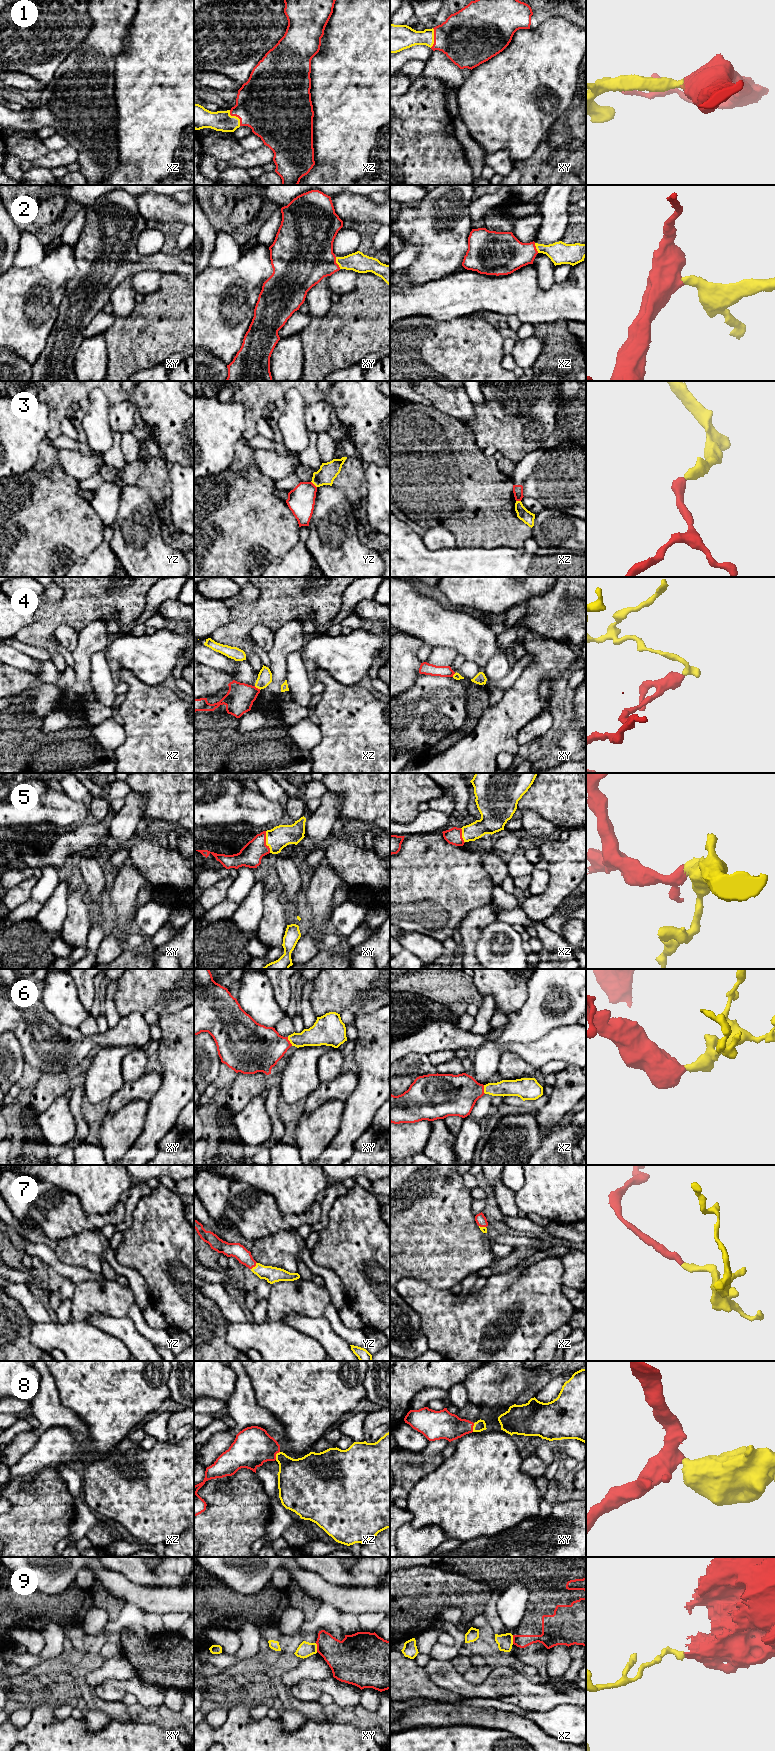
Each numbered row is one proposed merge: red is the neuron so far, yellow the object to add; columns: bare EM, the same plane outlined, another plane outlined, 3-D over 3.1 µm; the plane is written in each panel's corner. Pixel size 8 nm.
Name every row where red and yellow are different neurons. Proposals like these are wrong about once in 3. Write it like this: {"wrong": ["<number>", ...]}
{"wrong": ["3", "4", "9"]}

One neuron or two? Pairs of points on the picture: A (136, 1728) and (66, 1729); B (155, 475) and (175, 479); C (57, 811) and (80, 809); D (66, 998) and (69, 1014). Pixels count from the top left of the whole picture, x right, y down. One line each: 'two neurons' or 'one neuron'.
A: one neuron
B: two neurons
C: one neuron
D: one neuron

